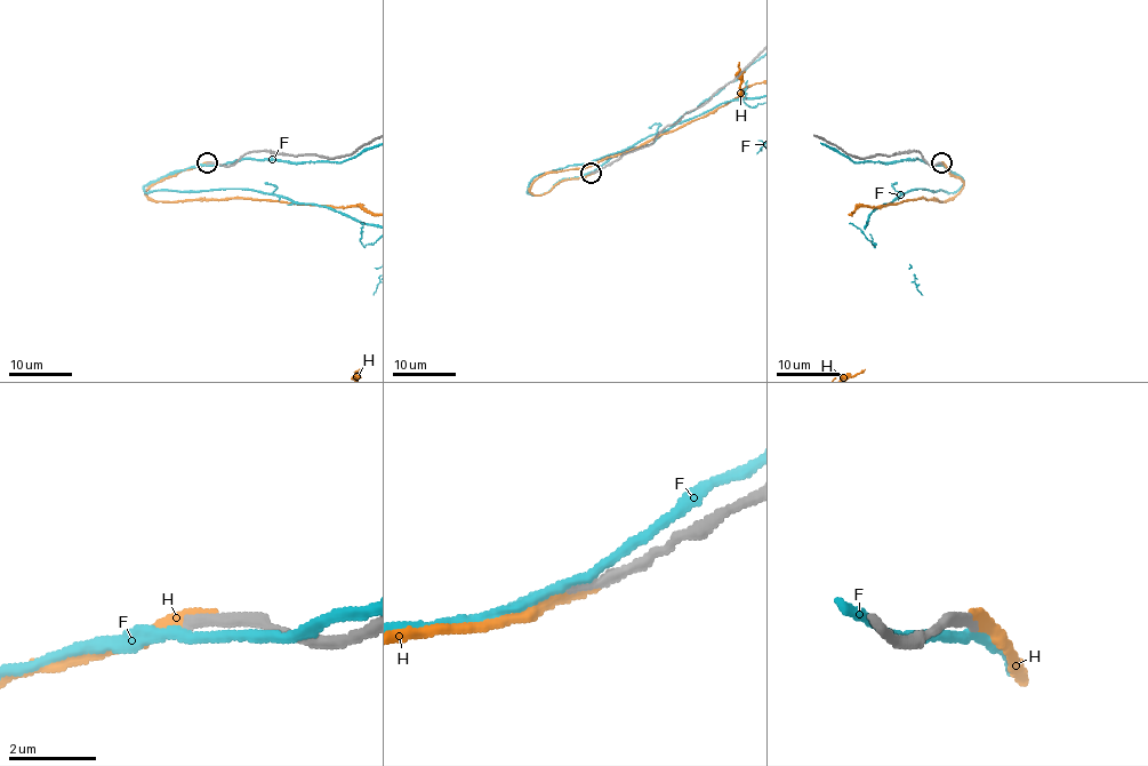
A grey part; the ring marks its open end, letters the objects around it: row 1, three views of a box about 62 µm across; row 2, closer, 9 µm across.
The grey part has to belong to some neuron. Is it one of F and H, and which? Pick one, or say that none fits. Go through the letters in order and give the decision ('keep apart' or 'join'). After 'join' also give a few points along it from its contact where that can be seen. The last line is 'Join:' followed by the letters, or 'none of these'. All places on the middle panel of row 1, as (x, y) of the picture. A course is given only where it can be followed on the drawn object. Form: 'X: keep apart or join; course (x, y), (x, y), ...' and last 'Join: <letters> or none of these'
F: keep apart
H: join
Join: H

